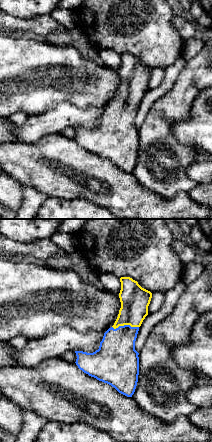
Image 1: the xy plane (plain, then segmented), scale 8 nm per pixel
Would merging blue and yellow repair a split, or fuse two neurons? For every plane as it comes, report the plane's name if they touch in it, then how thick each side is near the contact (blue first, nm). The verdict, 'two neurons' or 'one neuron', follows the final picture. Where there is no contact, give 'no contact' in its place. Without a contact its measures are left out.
xy | 300/220 nm

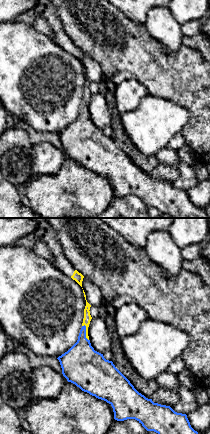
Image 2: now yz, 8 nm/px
yz | 300/60 nm

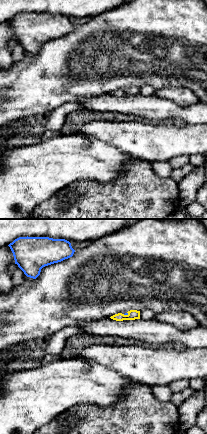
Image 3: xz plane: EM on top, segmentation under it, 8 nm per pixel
xz | 20/80 nm

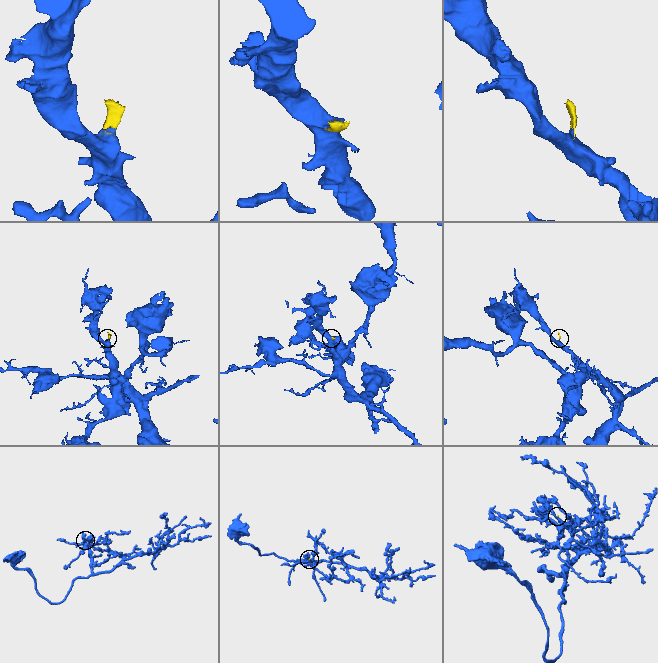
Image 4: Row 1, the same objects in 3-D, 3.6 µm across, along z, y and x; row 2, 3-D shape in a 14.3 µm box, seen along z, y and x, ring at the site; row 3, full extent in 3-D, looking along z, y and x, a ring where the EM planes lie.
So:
one neuron

